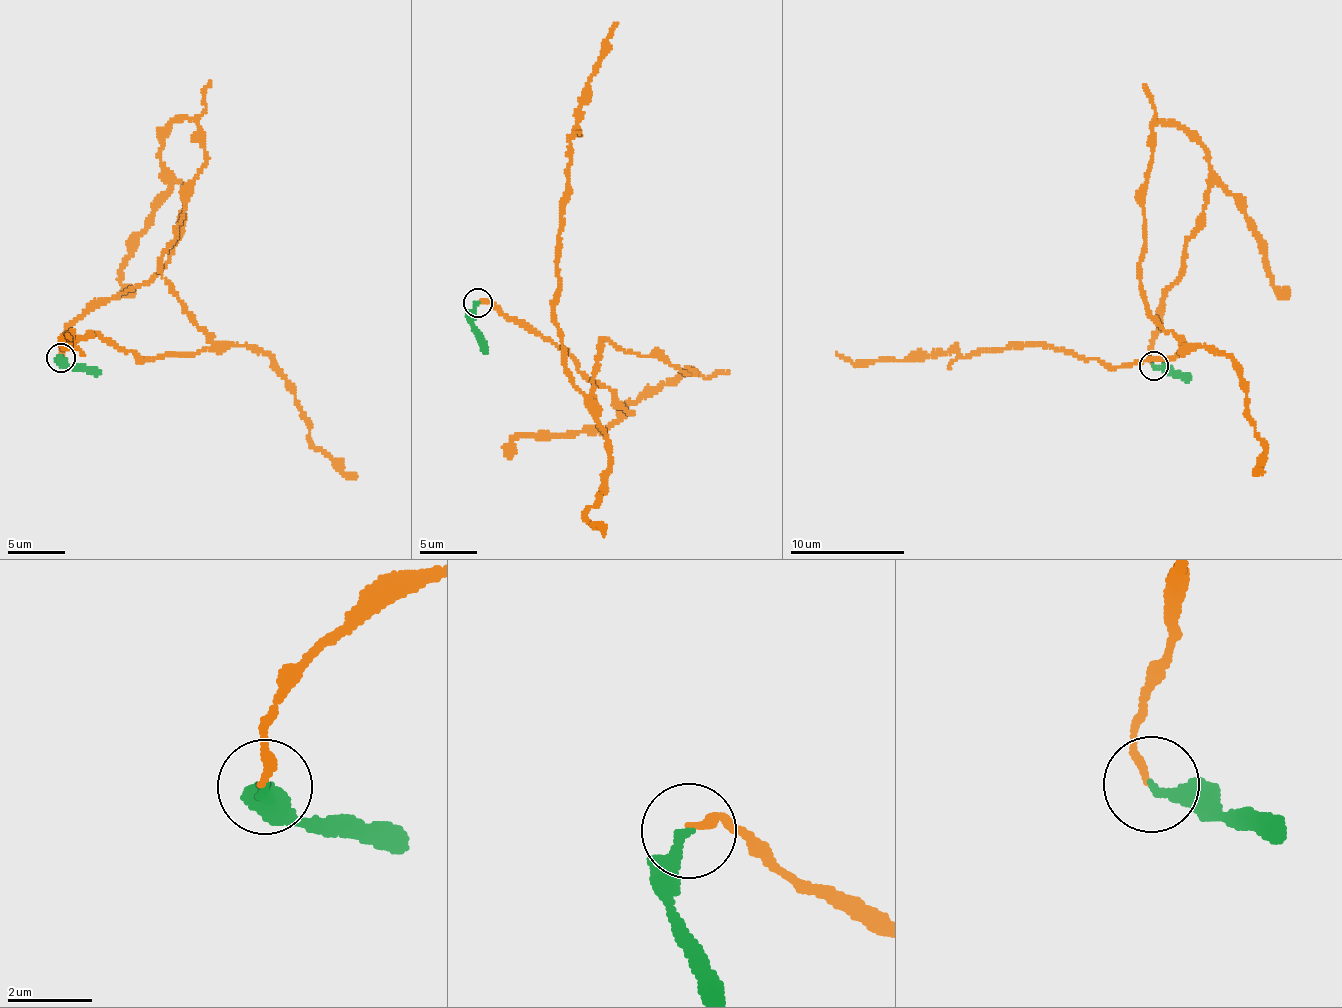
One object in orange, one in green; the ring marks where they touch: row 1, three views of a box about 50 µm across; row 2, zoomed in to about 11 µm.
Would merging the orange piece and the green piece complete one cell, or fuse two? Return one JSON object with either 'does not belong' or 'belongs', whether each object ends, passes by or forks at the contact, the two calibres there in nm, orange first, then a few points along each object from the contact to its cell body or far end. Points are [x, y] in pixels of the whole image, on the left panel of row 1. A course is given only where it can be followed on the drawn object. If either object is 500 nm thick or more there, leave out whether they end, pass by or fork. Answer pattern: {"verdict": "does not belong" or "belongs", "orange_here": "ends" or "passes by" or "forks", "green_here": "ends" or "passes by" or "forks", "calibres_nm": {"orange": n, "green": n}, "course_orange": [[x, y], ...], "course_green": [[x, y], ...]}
{"verdict": "belongs", "orange_here": "ends", "green_here": "ends", "calibres_nm": {"orange": 180, "green": 260}, "course_orange": [[61, 358], [168, 262], [184, 188], [161, 142], [191, 118], [205, 166], [162, 278], [210, 347], [61, 334]], "course_green": [[61, 358], [75, 367], [101, 373]]}

